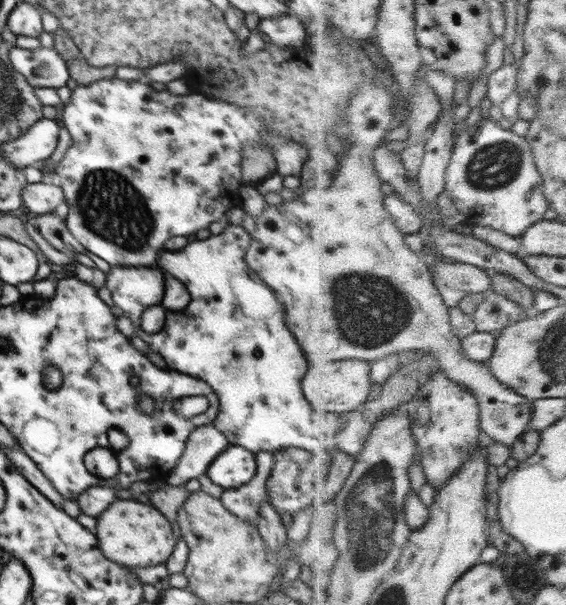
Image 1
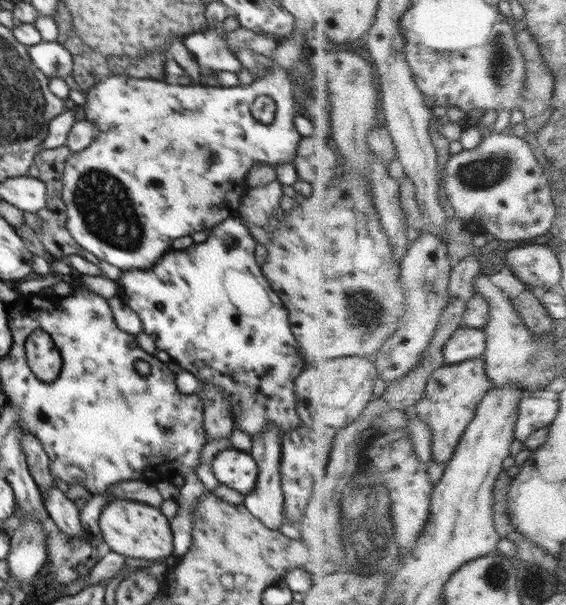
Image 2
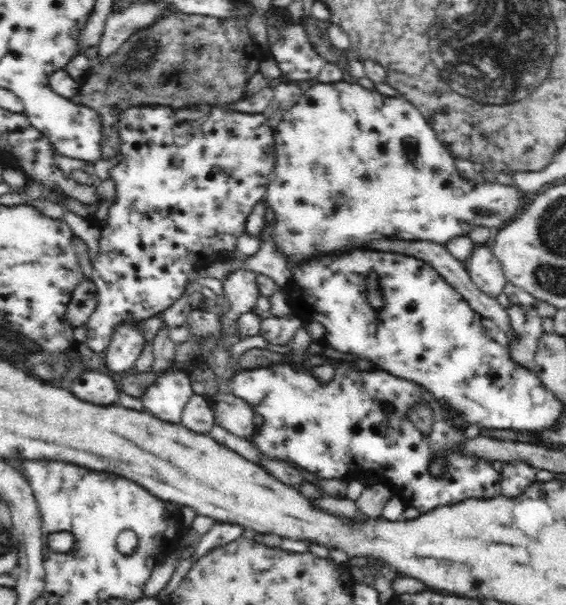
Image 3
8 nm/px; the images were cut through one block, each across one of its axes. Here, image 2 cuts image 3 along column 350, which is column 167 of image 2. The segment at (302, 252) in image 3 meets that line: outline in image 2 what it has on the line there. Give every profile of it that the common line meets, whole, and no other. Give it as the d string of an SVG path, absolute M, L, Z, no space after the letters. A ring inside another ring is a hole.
M274 62L274 68L270 68L268 76L256 78L250 84L242 84L234 87L212 87L200 84L198 86L179 85L172 80L142 79L138 77L128 77L125 75L107 76L97 82L92 88L86 90L86 102L84 104L84 118L88 122L93 122L98 129L96 138L84 150L71 152L66 160L62 171L61 199L67 208L67 229L72 238L87 252L98 256L100 260L110 262L116 268L122 270L148 270L153 268L162 254L170 248L174 238L180 236L192 236L200 230L211 229L219 222L226 220L238 213L238 206L243 196L248 192L245 178L247 172L255 162L268 163L276 166L283 162L292 162L302 135L296 130L293 120L307 105L295 92L289 73ZM258 96L270 96L275 101L276 111L274 120L270 124L260 123L252 116L250 106Z

